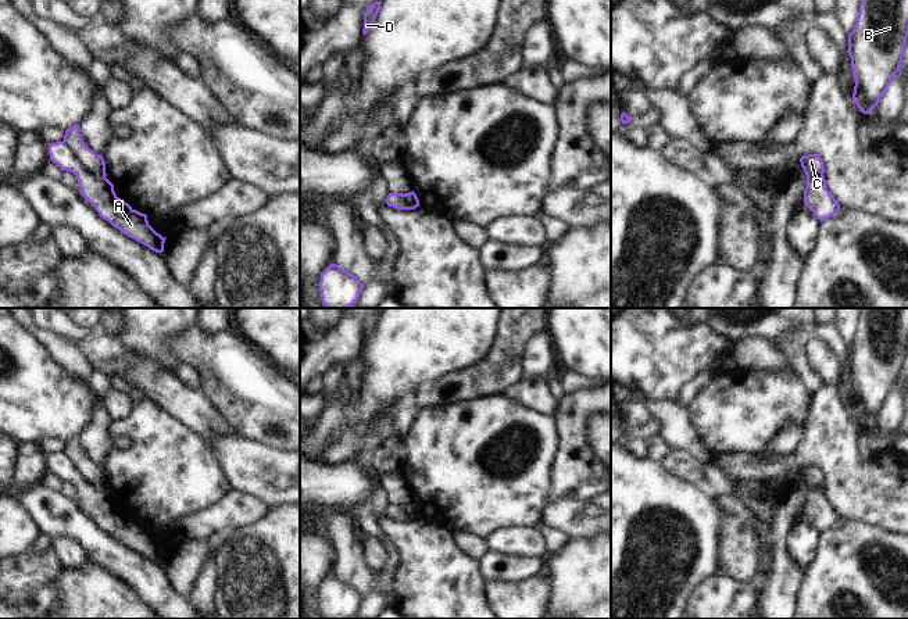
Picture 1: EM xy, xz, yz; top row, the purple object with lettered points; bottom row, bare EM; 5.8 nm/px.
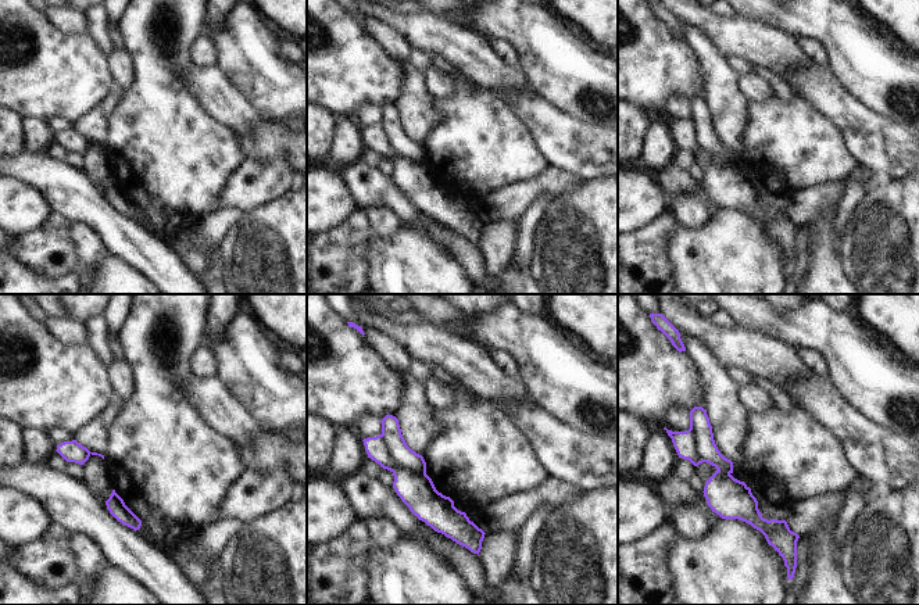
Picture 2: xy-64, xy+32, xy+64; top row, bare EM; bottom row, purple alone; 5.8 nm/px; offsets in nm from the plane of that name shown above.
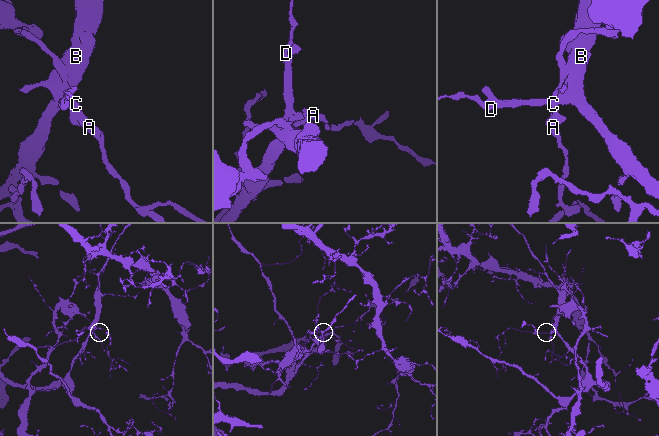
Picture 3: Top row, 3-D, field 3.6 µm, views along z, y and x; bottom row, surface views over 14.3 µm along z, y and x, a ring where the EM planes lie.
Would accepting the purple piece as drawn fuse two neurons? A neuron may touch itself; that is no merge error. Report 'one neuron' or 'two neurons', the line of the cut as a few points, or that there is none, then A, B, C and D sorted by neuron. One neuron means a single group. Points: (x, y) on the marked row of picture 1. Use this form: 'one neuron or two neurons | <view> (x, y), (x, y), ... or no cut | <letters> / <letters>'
two neurons | xy (63, 140), (86, 171), (104, 178) | A B D / C

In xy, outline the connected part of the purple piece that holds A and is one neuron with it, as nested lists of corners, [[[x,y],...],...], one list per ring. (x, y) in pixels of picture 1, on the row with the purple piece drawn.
[[[64,140],[49,144],[49,154],[50,160],[62,171],[67,169],[76,176],[81,194],[96,208],[103,219],[150,250],[160,254],[164,251],[167,237],[162,237],[149,225],[147,215],[122,201],[107,178],[100,179],[94,173],[86,172],[74,150]]]

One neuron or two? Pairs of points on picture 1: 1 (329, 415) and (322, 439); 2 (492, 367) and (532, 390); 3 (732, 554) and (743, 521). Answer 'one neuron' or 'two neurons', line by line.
1: one neuron
2: two neurons
3: one neuron

